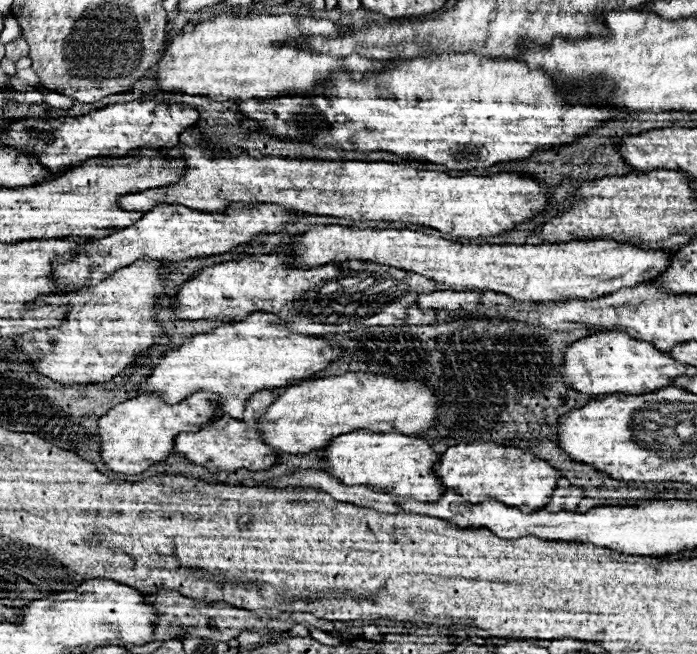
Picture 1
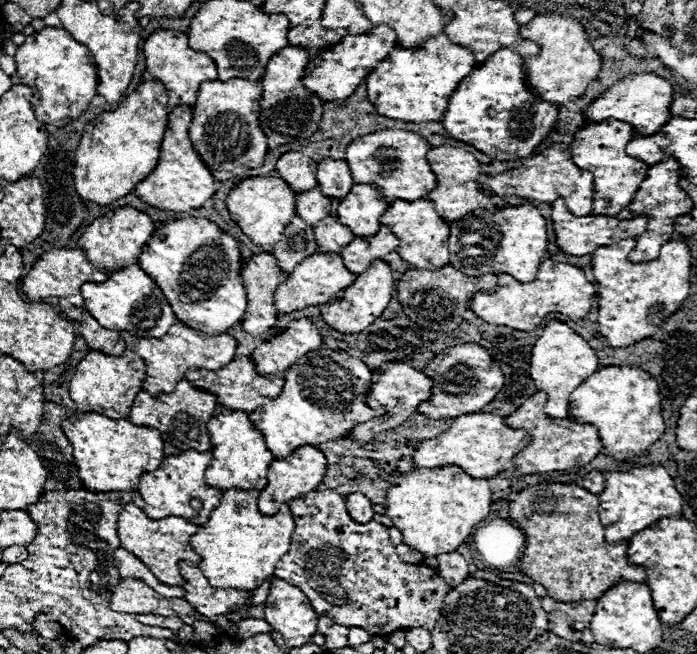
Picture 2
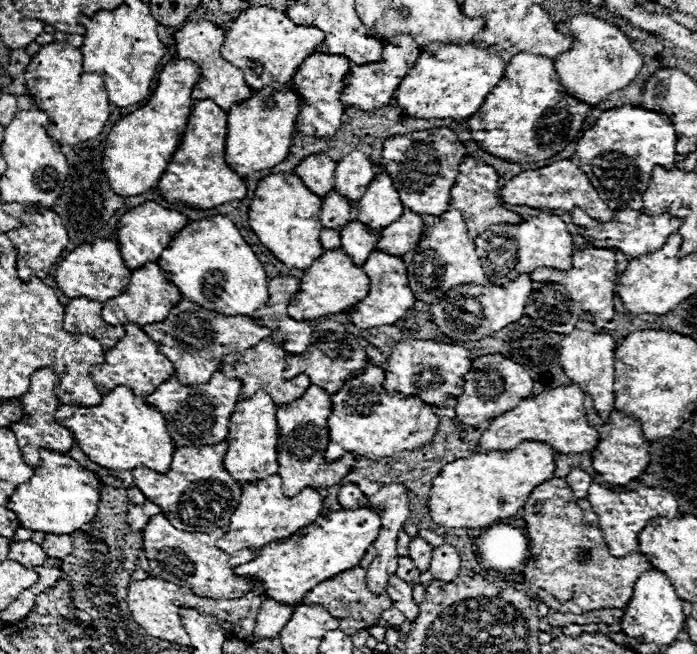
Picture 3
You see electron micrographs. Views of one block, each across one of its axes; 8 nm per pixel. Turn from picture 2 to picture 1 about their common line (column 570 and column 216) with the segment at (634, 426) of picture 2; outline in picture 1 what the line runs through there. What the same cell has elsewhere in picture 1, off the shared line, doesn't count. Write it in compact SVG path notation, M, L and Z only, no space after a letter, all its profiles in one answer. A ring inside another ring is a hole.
M194 392L178 404L166 404L158 394L140 394L108 410L98 420L102 442L102 462L108 470L122 474L142 474L150 466L174 454L174 438L182 432L196 432L194 426L206 424L218 416L218 396L214 392Z

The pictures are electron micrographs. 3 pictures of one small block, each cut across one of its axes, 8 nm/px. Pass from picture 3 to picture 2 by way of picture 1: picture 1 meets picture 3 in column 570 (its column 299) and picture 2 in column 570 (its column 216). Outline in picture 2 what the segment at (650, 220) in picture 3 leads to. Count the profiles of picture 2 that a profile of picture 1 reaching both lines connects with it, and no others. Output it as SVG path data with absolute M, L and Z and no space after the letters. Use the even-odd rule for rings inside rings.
M562 198L552 202L552 224L554 224L554 234L556 234L556 244L570 256L586 256L592 254L598 246L610 246L616 244L624 238L636 238L646 230L648 218L638 216L632 220L616 220L612 216L574 216L568 212L566 202Z

